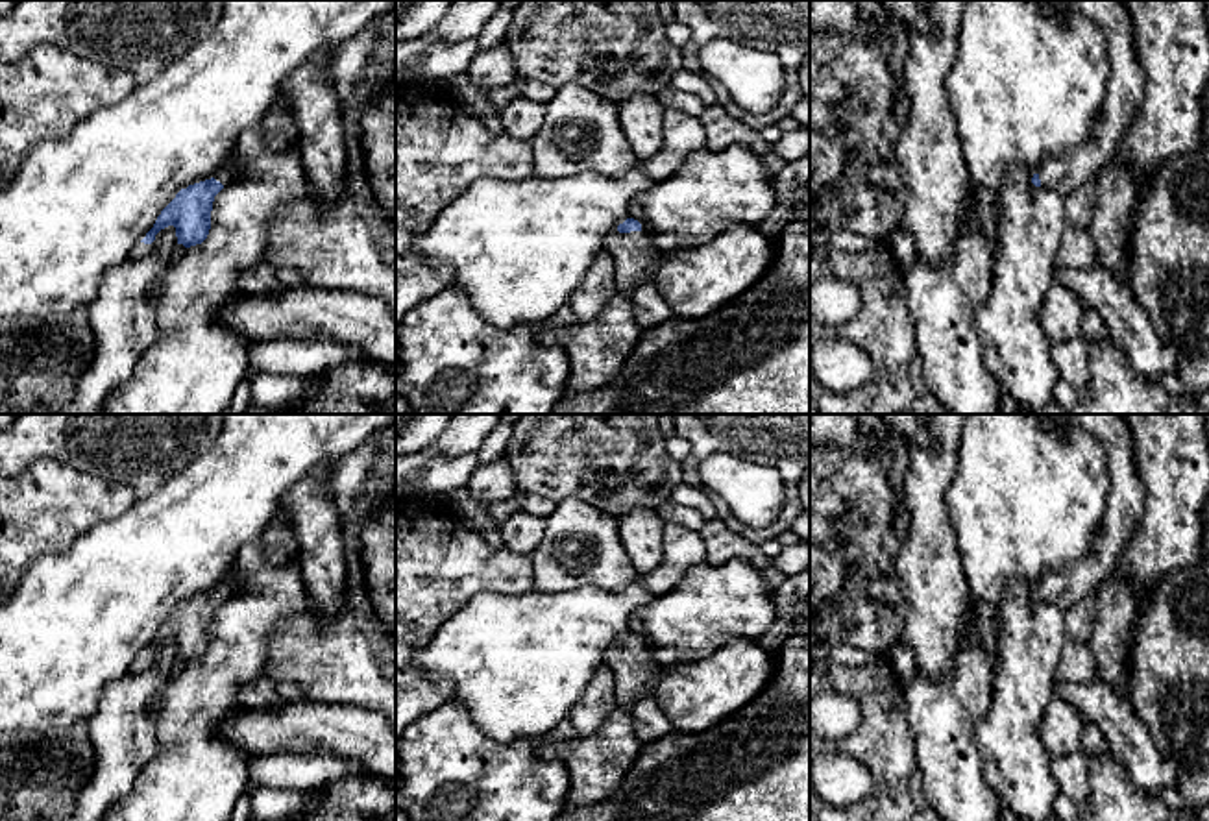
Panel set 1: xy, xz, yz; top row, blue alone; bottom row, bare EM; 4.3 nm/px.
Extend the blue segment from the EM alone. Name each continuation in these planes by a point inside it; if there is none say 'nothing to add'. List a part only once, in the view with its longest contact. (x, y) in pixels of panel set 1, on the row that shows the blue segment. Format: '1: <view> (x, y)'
1: xz (635, 256)

